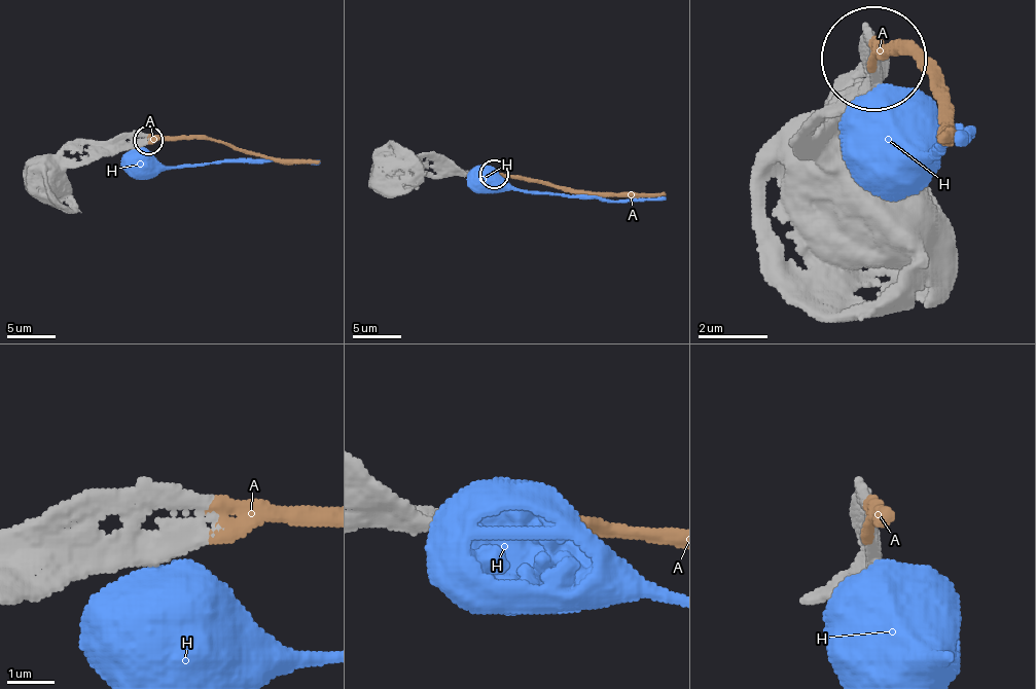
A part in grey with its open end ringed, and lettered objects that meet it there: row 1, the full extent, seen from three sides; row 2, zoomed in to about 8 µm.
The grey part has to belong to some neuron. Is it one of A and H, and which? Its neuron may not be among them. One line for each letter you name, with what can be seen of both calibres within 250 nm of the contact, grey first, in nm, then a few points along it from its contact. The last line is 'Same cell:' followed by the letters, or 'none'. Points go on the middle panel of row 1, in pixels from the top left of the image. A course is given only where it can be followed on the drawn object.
A: 440 nm thick on the grey side, 400 nm on the other; it runs (494, 175), (551, 182), (590, 194), (665, 191)
Same cell: A

